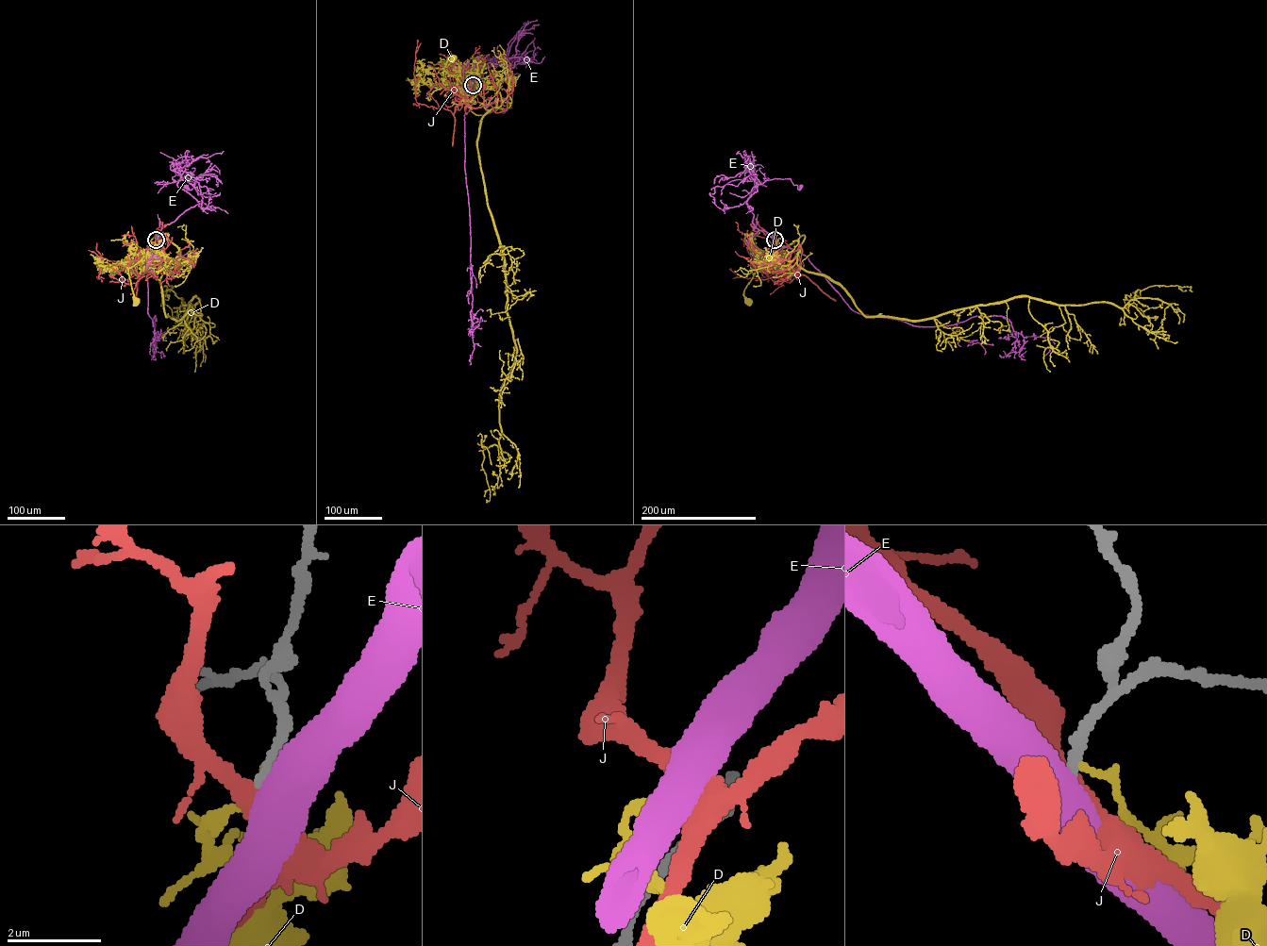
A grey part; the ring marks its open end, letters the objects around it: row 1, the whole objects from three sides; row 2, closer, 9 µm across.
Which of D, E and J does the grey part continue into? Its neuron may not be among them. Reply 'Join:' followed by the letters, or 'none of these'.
Join: none of these

